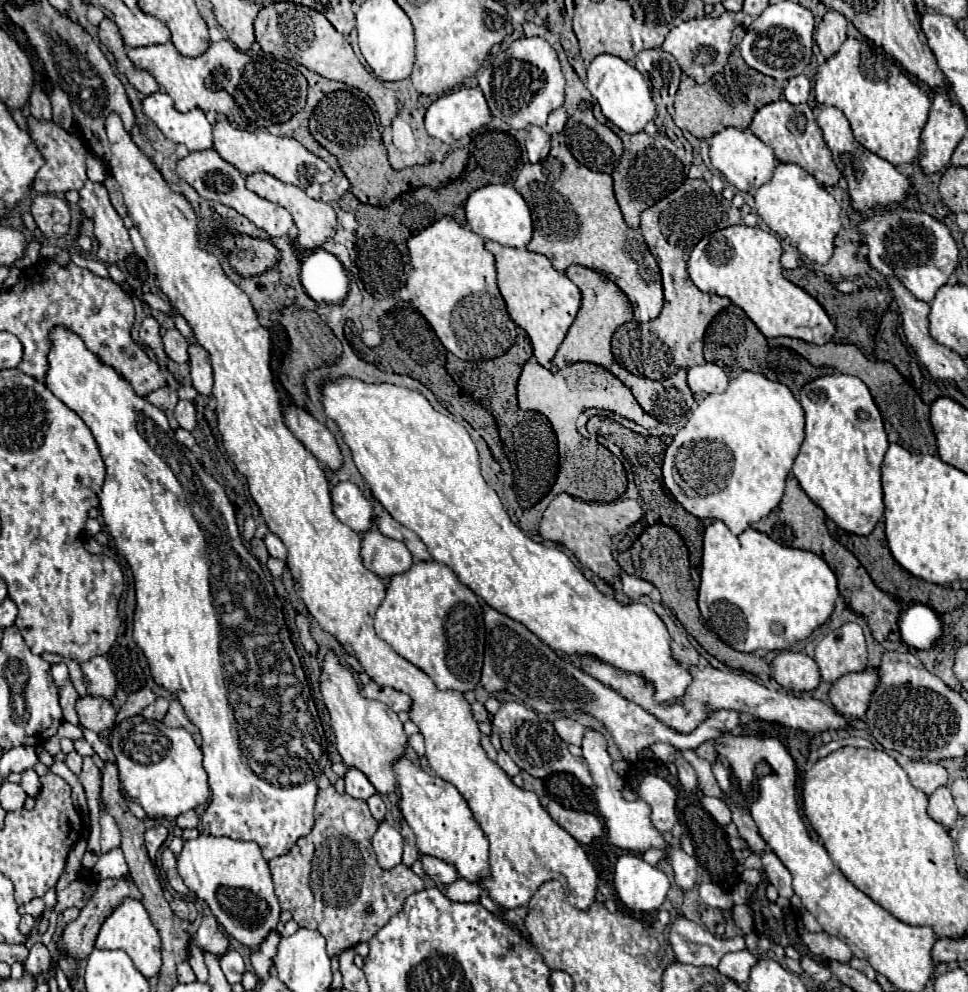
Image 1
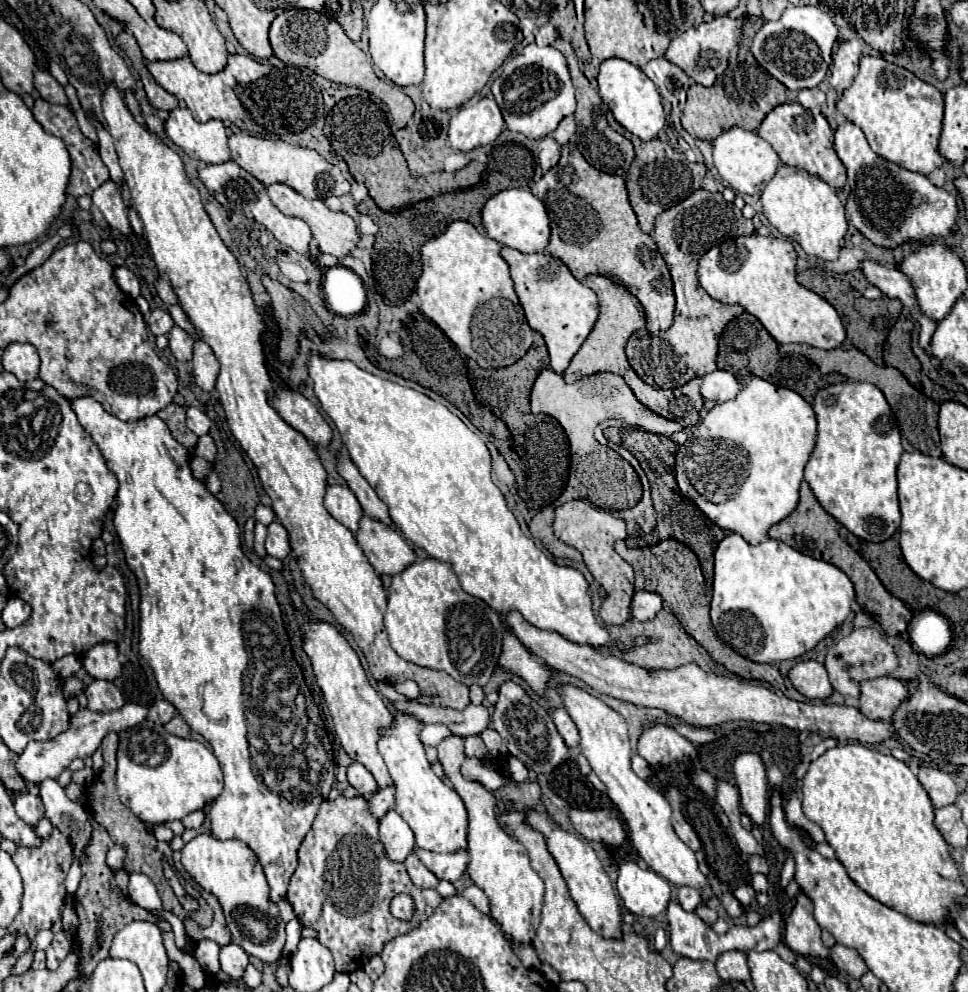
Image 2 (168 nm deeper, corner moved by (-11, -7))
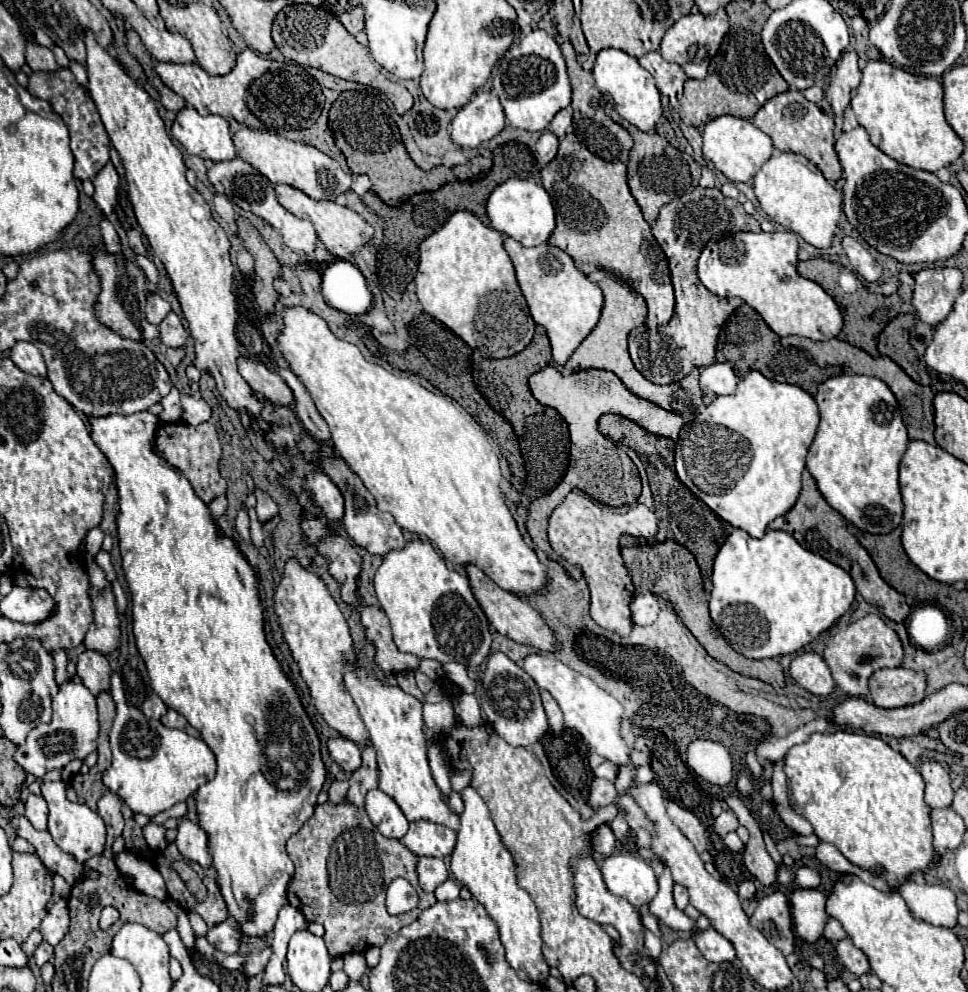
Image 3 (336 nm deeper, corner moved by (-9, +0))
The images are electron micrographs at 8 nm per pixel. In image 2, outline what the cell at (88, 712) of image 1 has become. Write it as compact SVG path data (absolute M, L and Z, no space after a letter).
M92 679L86 687L86 699L90 711L112 711L124 705L124 697L120 689L112 681Z

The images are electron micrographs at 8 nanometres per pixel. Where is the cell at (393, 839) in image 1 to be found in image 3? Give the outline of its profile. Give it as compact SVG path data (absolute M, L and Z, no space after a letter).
M382 790L368 792L366 812L382 836L400 840L406 834L406 828L408 828L406 816L398 808L398 804L390 796L386 796Z

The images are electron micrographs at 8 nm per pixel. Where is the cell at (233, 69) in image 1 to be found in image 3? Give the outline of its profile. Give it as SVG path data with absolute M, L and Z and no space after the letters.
M252 50L238 54L236 66L226 76L210 76L194 62L158 62L154 70L170 90L182 96L186 104L194 106L202 116L232 116L248 128L264 128L276 132L310 128L324 108L324 94L312 74L294 62L274 62L258 56Z

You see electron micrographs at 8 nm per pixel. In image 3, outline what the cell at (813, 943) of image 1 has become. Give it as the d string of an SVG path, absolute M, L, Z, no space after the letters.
M848 938L840 940L836 944L836 954L838 954L838 960L856 976L860 974L866 974L870 972L870 964L868 964L868 958L864 956L862 950L858 950Z

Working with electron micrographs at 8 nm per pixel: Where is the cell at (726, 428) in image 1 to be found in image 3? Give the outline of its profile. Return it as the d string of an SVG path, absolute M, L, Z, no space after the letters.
M752 370L738 382L732 396L718 396L694 422L686 424L676 442L676 474L680 482L692 490L708 508L734 528L748 532L752 538L762 538L766 526L786 514L798 494L804 472L804 458L818 428L818 406L814 398L794 384L768 380Z

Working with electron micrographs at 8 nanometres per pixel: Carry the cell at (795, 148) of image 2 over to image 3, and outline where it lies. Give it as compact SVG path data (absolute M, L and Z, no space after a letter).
M792 88L784 94L778 94L774 98L770 98L754 116L754 126L758 126L762 132L766 132L772 142L774 148L782 150L782 152L794 152L794 154L802 154L806 156L812 164L818 166L818 170L824 174L826 180L836 182L842 176L842 166L838 162L838 156L834 152L834 136L832 136L832 128L834 128L834 120L832 116L824 114L816 104L810 104L800 90Z

